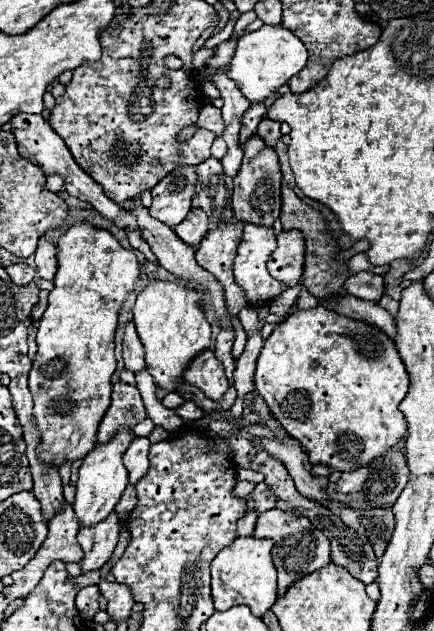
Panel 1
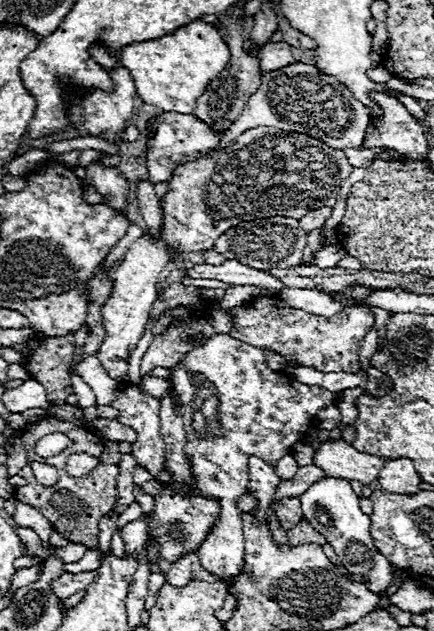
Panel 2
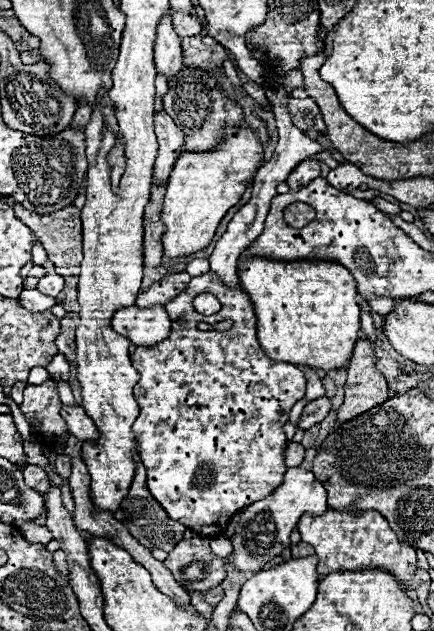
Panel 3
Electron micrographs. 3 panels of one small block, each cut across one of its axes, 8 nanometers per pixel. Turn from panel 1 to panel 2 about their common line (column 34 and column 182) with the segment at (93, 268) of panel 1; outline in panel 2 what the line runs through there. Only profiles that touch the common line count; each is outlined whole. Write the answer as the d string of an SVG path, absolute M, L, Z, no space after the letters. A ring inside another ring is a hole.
M224 332L204 338L202 346L196 346L190 352L186 352L186 356L170 370L168 382L180 398L178 412L182 416L182 424L184 424L184 432L188 440L188 444L184 446L184 452L190 464L190 472L196 478L196 492L200 496L216 498L220 502L220 514L210 534L198 548L200 564L204 570L212 574L236 576L242 572L244 566L242 512L238 512L236 500L246 492L246 486L248 486L248 458L258 456L270 466L276 466L276 462L284 454L292 454L294 446L314 426L316 414L322 408L334 404L332 392L320 386L300 384L280 372L270 370L266 366L266 358L260 348L244 344Z

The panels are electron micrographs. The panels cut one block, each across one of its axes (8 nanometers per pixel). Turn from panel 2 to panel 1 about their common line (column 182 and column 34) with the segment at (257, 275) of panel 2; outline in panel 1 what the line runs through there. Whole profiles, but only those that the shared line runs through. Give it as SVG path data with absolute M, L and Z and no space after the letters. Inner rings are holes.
M12 264L12 266L6 266L6 272L10 274L12 282L18 284L18 286L26 286L34 278L34 274L36 274L36 270L30 268L28 264Z

